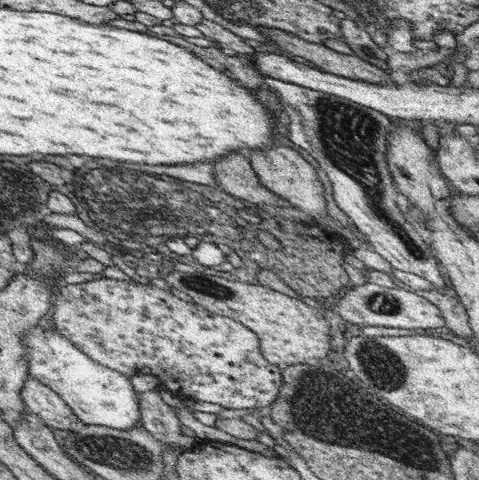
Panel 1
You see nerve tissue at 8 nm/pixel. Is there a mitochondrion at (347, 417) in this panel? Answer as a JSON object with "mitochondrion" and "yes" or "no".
{"mitochondrion":"yes"}

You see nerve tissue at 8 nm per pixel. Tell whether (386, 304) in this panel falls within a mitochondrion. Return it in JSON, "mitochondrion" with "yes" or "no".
{"mitochondrion":"yes"}

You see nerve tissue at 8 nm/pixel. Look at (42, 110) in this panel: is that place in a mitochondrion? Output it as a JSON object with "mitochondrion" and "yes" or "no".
{"mitochondrion":"no"}

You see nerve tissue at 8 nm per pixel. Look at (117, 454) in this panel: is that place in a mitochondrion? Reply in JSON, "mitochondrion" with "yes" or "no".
{"mitochondrion":"yes"}

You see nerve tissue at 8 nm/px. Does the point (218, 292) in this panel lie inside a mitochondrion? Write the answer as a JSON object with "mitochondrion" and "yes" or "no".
{"mitochondrion":"yes"}

